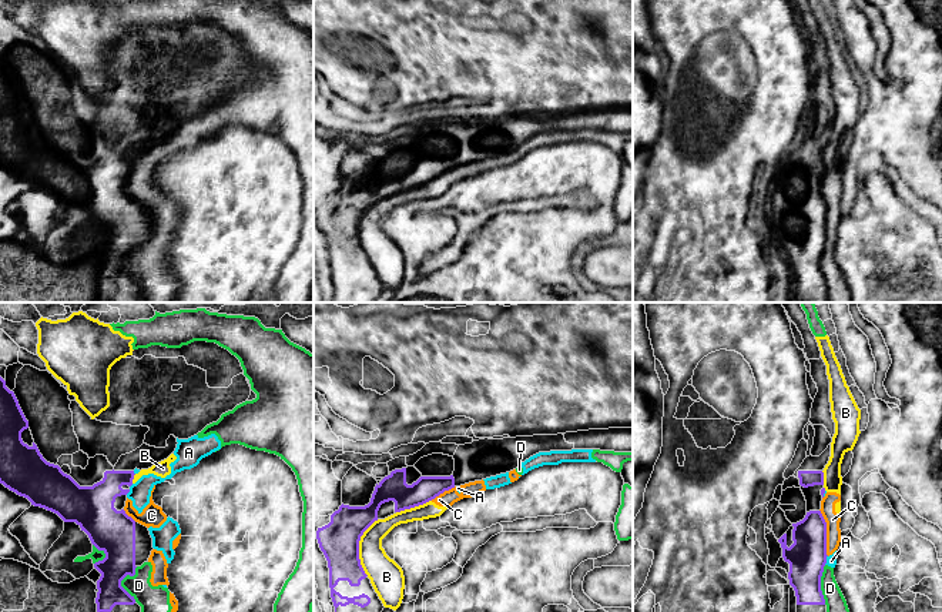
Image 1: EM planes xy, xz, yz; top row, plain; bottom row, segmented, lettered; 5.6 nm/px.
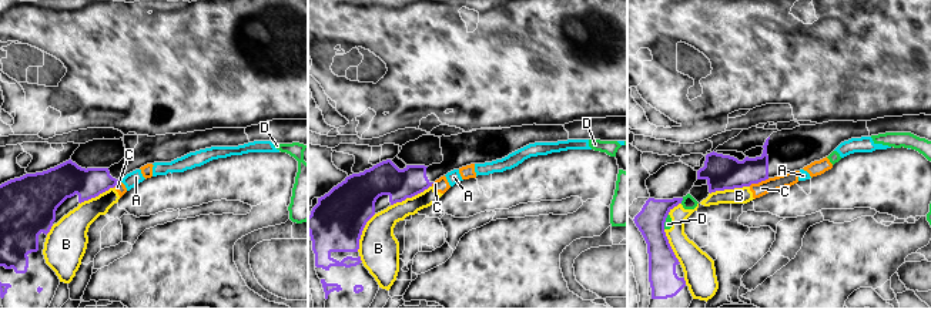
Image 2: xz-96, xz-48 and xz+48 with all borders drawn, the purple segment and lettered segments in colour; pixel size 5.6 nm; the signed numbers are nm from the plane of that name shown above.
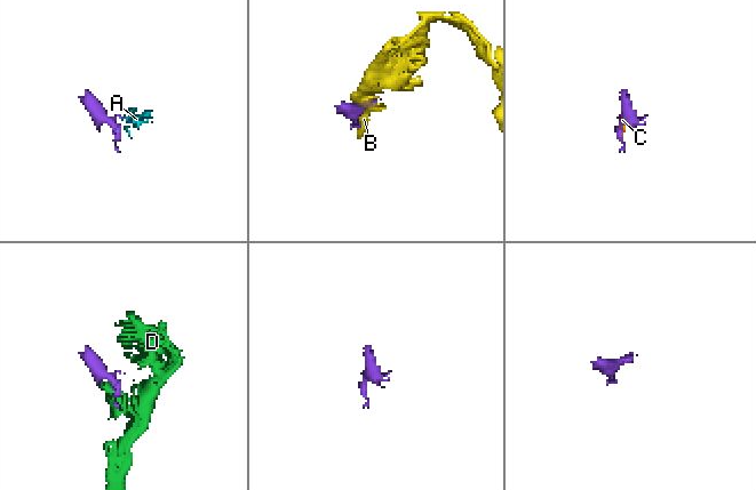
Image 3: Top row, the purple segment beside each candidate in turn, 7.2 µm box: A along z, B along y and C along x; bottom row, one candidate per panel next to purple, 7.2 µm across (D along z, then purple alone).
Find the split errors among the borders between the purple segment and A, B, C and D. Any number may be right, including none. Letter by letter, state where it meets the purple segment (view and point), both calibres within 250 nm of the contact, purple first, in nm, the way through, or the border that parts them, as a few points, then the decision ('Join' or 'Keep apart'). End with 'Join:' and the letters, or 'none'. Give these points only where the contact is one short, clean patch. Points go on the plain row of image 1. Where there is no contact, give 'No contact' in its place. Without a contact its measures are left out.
A: Touches purple at yz (825, 240). Thickness 220 nm (purple) against 60 nm. Keep apart
B: Touches purple at xz (358, 227). Thickness 220 nm (purple) against 190 nm. Keep apart
C: Touches purple at yz (825, 213). Thickness 220 nm (purple) against 90 nm. Boundary: yz (820, 190), (825, 203), (825, 233), (828, 236). Keep apart
D: Touches purple at xy (121, 260). Thickness 220 nm (purple) against 170 nm. Keep apart
Join: none

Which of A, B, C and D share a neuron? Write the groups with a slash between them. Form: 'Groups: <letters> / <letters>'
Groups: A B C D

